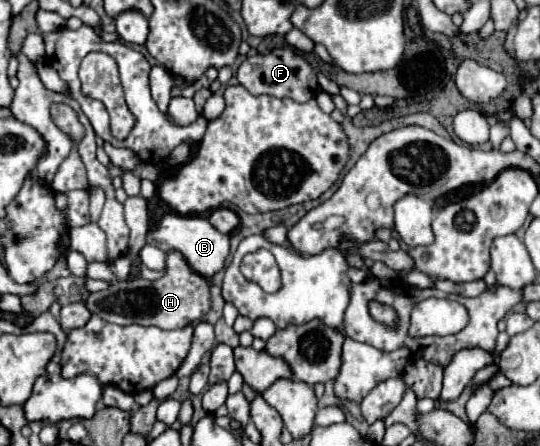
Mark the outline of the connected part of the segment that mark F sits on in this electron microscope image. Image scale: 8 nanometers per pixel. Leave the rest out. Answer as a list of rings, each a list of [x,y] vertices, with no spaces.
[[[280,47],[266,55],[246,57],[244,63],[240,65],[236,77],[238,77],[240,85],[246,87],[252,95],[266,93],[272,97],[290,97],[294,101],[304,103],[304,101],[314,99],[320,91],[320,85],[316,81],[316,71],[310,67],[310,63],[302,55],[298,55],[290,47]]]

